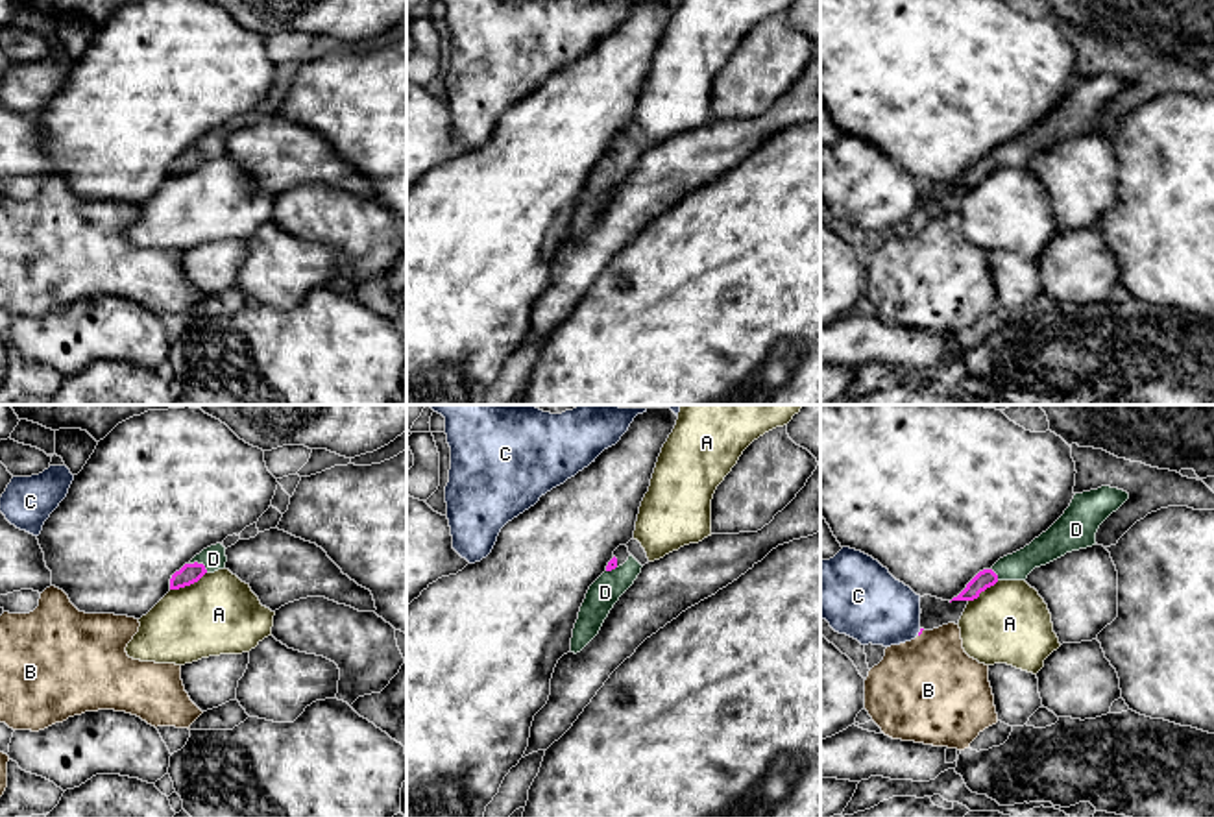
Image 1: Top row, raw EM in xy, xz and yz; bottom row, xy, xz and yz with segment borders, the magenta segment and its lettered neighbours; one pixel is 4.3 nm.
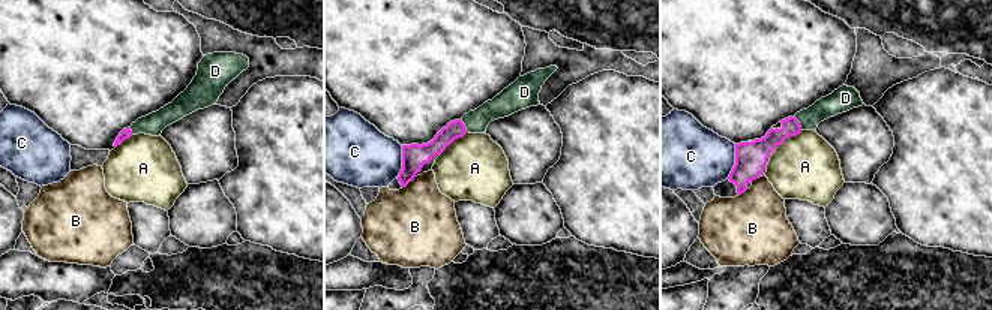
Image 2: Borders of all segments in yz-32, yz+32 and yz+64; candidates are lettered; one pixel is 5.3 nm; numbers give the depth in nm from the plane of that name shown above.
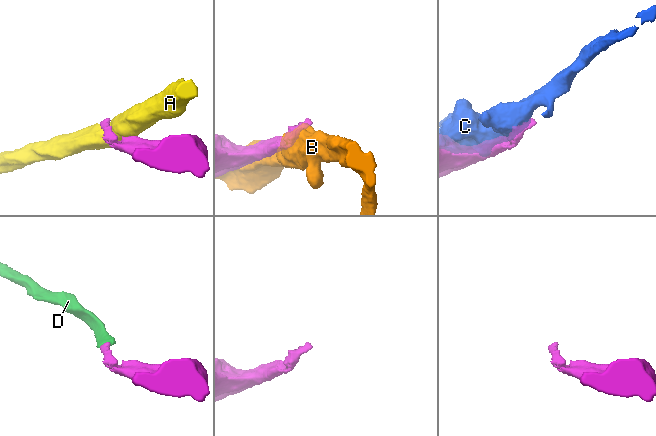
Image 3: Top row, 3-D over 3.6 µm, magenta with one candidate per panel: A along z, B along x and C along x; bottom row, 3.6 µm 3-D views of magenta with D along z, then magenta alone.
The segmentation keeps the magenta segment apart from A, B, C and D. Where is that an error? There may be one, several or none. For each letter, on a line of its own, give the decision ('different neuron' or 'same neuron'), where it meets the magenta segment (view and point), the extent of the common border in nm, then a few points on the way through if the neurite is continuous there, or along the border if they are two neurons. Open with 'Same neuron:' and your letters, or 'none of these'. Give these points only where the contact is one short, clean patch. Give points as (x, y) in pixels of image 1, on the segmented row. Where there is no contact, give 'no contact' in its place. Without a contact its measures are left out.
Same neuron: D
A: different neuron; meets magenta in xy at (187, 585); contact 180 nm long
B: different neuron; meets magenta in yz at (921, 633); contact 40 nm long
C: different neuron; meets magenta in yz at (919, 633); contact 40 nm long
D: same neuron; meets magenta in xy at (200, 564); contact 100 nm long; runs through xy (189, 573), (200, 564), (213, 559)

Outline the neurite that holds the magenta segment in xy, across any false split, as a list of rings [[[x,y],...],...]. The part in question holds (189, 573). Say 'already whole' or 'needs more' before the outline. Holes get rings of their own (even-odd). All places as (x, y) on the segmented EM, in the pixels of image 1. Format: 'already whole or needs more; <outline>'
needs more; [[[222,543],[211,545],[172,575],[170,590],[190,586],[198,582],[205,573],[224,569],[225,562],[225,547]]]

